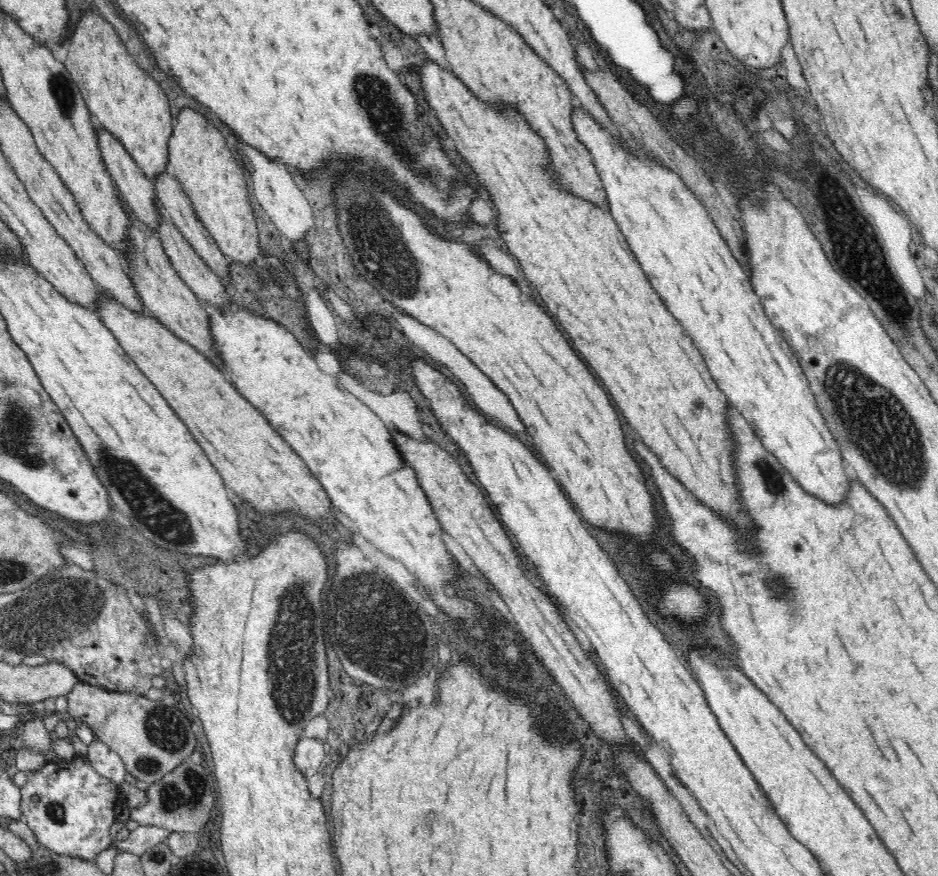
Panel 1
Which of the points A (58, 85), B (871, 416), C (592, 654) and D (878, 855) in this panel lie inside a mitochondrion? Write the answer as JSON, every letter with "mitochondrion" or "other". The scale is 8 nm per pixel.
{"A":"mitochondrion","B":"mitochondrion","C":"other","D":"other"}

